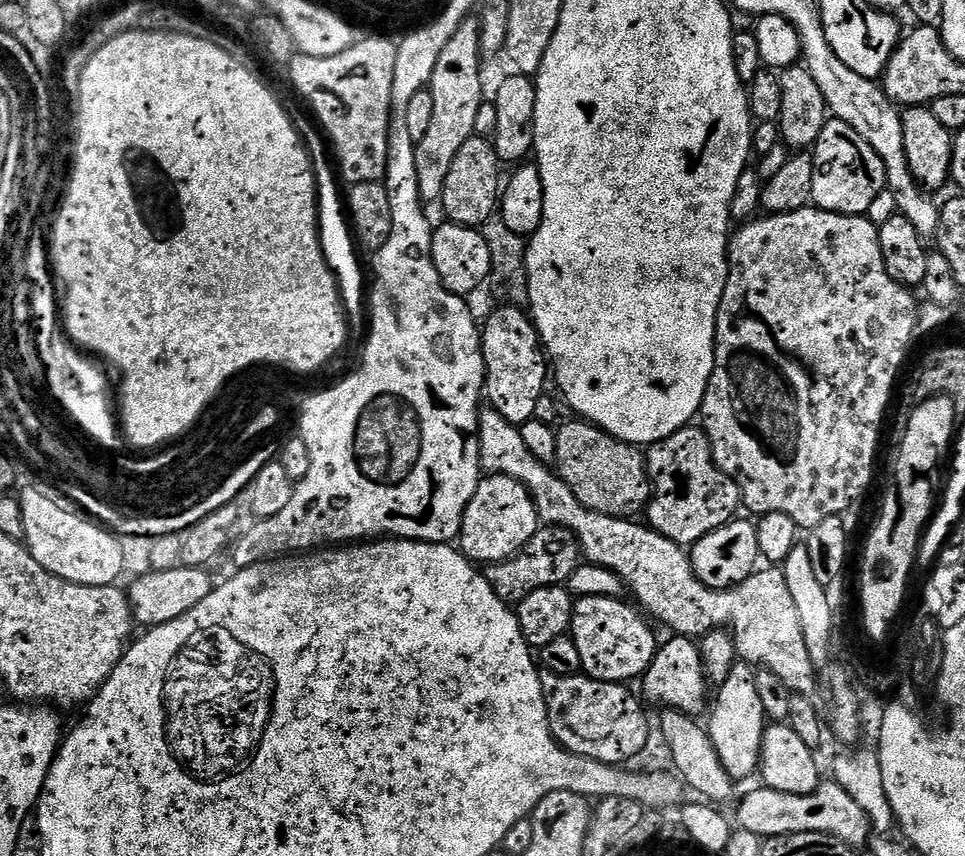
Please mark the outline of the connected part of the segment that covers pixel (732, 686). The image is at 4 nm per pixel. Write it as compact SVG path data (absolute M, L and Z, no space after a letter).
M737 662L734 670L730 670L730 678L726 678L726 682L719 685L717 692L720 693L717 696L715 693L714 703L710 708L712 717L708 722L706 721L706 729L722 766L726 768L734 781L741 782L747 776L757 775L766 727L764 707L762 698L758 698L756 672L753 665L748 662Z

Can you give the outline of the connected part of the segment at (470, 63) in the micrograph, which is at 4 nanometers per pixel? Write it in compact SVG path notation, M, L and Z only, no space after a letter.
M467 18L458 26L450 42L446 43L445 52L439 55L434 68L430 91L434 98L434 118L430 121L430 130L426 138L416 146L416 165L418 166L418 190L426 202L439 201L446 190L446 174L450 174L450 166L458 150L476 131L478 110L486 103L484 96L484 80L480 77L479 55L468 56L480 43L480 21Z

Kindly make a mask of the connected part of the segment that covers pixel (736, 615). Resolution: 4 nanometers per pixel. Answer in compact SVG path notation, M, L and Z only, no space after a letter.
M490 406L485 407L480 413L480 467L485 473L494 476L505 475L522 482L522 486L526 486L526 490L532 495L536 513L539 514L541 521L553 528L565 528L574 533L576 541L580 544L583 559L590 564L606 566L606 570L613 572L624 584L625 589L636 595L635 603L653 621L661 620L669 628L669 633L699 638L705 636L707 632L730 630L736 637L737 653L745 661L755 662L778 674L778 678L782 678L782 682L790 686L793 694L812 694L815 690L818 668L810 658L810 650L806 646L806 638L802 636L802 626L798 622L798 609L794 607L794 597L790 595L786 578L779 567L765 567L765 572L757 570L735 588L707 588L694 574L691 555L681 545L658 534L651 526L636 524L640 522L635 519L619 520L582 506L582 502L574 498L570 486L566 486L563 478L549 465L538 462L534 454L530 454L526 442L522 442L519 427L506 422L506 418L502 418L502 414L498 414Z

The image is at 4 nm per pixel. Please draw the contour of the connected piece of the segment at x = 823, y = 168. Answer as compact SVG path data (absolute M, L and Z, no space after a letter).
M829 118L810 155L814 166L812 204L817 208L834 214L863 216L870 210L870 202L886 191L888 179L882 158L878 158L874 146L870 146L854 126L846 126L846 122Z

